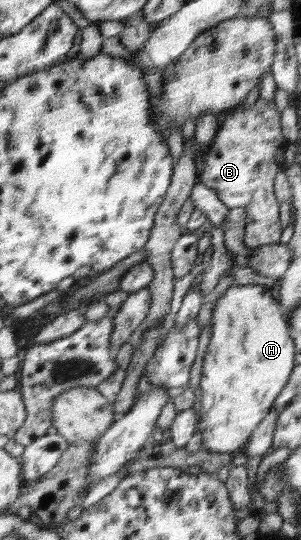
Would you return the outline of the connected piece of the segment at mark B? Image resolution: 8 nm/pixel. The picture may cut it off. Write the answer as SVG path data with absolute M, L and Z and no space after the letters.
M257 95L249 105L240 105L221 117L222 123L212 139L198 183L212 188L228 208L244 207L247 213L244 234L246 247L278 244L282 235L282 223L272 183L284 165L284 151L278 151L284 147L280 111L274 107L274 102Z

